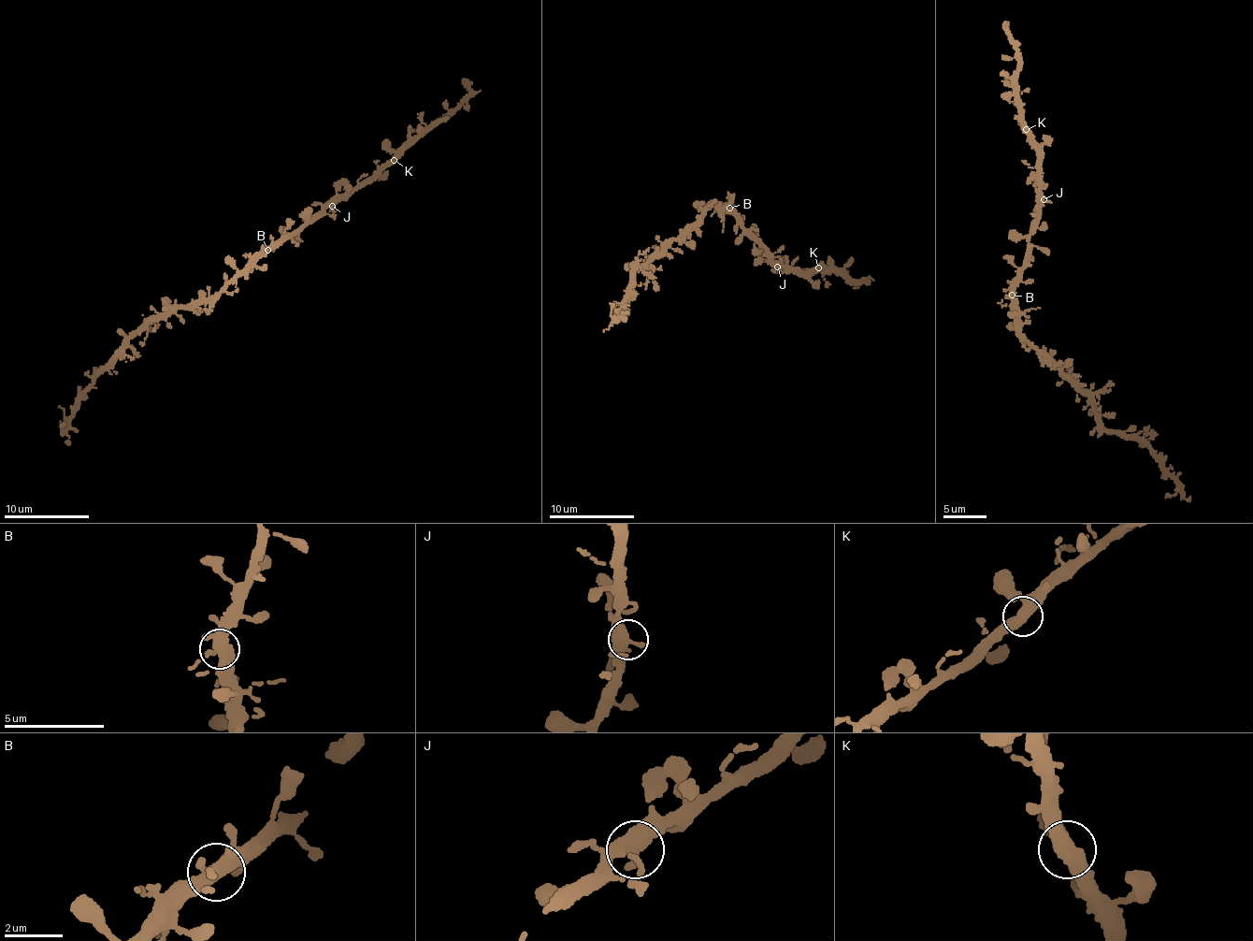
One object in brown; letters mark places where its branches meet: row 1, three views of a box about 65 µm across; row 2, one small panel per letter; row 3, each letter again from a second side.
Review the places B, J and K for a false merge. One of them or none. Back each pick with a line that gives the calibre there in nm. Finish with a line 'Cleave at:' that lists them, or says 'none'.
Cleave at: none

